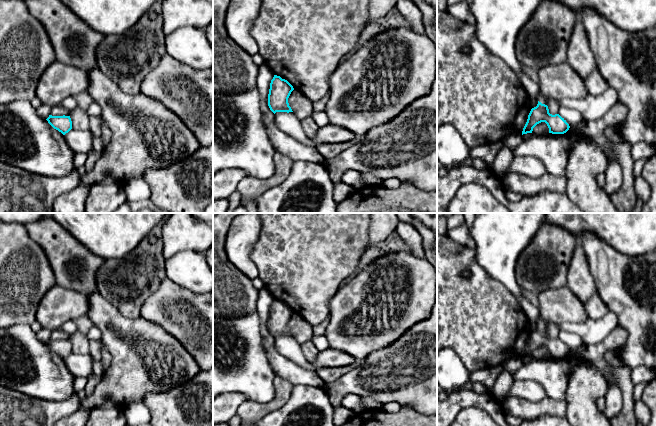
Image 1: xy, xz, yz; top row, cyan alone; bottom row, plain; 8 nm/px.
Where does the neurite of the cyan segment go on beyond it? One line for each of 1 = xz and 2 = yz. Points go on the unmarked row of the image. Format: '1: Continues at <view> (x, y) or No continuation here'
1: No continuation here
2: Continues at yz (556, 305)

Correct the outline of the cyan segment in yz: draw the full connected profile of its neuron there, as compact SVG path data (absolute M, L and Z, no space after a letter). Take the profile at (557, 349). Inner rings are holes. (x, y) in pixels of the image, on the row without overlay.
M566 285L539 293L538 303L540 314L538 328L531 333L522 359L532 357L533 352L541 346L547 348L549 357L564 358L569 354L569 348L559 338L550 338L546 325L553 323L558 327L565 322L585 322L588 319L585 305Z

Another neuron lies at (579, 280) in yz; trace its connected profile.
M579 243L574 249L570 265L568 267L566 286L584 305L596 292L596 286L592 274L589 271L586 254Z

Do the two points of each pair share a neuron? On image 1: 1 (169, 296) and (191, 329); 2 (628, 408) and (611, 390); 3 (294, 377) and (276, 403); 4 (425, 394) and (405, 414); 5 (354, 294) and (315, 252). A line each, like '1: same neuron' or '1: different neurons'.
1: same neuron
2: different neurons
3: different neurons
4: different neurons
5: different neurons

